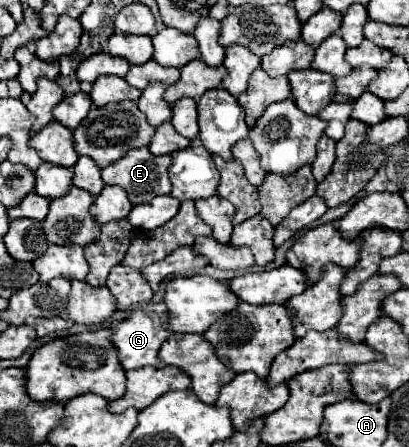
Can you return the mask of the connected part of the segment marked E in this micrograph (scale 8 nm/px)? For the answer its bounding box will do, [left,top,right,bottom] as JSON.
[103,146,171,204]

